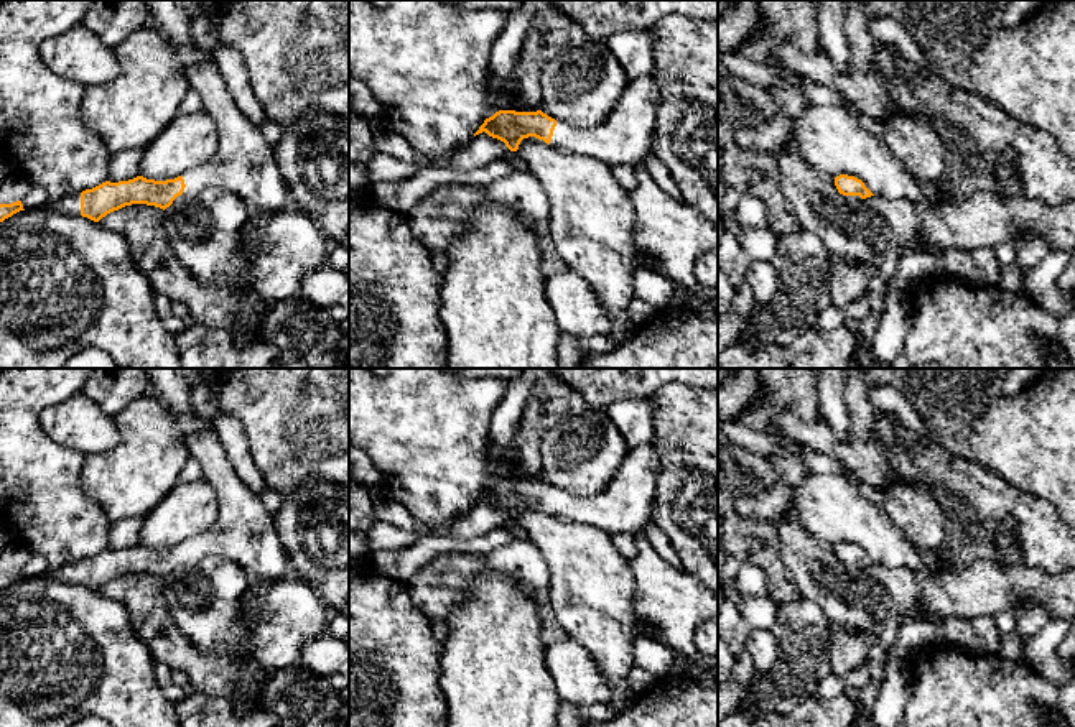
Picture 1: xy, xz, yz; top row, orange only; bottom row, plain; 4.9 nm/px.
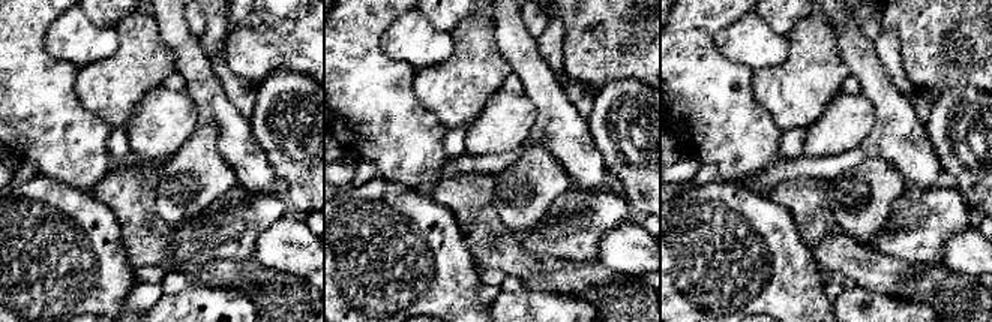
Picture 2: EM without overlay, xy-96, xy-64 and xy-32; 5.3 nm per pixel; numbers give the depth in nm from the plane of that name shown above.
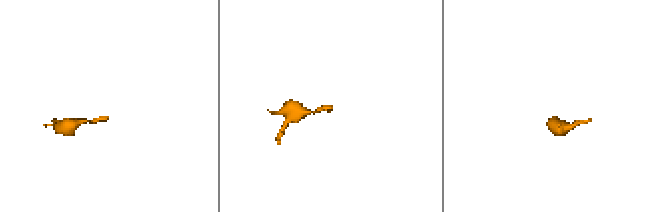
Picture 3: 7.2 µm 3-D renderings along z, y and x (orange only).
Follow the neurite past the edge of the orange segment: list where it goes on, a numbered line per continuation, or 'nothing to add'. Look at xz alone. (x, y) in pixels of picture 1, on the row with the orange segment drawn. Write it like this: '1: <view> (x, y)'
1: xz (624, 137)

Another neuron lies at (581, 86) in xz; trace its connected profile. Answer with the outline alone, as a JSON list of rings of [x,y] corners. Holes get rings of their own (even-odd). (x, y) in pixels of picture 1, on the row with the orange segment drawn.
[[[589,39],[543,66],[540,110],[573,128],[588,130],[609,115],[627,84],[627,74],[606,43]]]

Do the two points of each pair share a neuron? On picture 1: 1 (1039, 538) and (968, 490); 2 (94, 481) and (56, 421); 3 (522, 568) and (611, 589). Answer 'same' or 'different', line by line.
1: same
2: different
3: different

